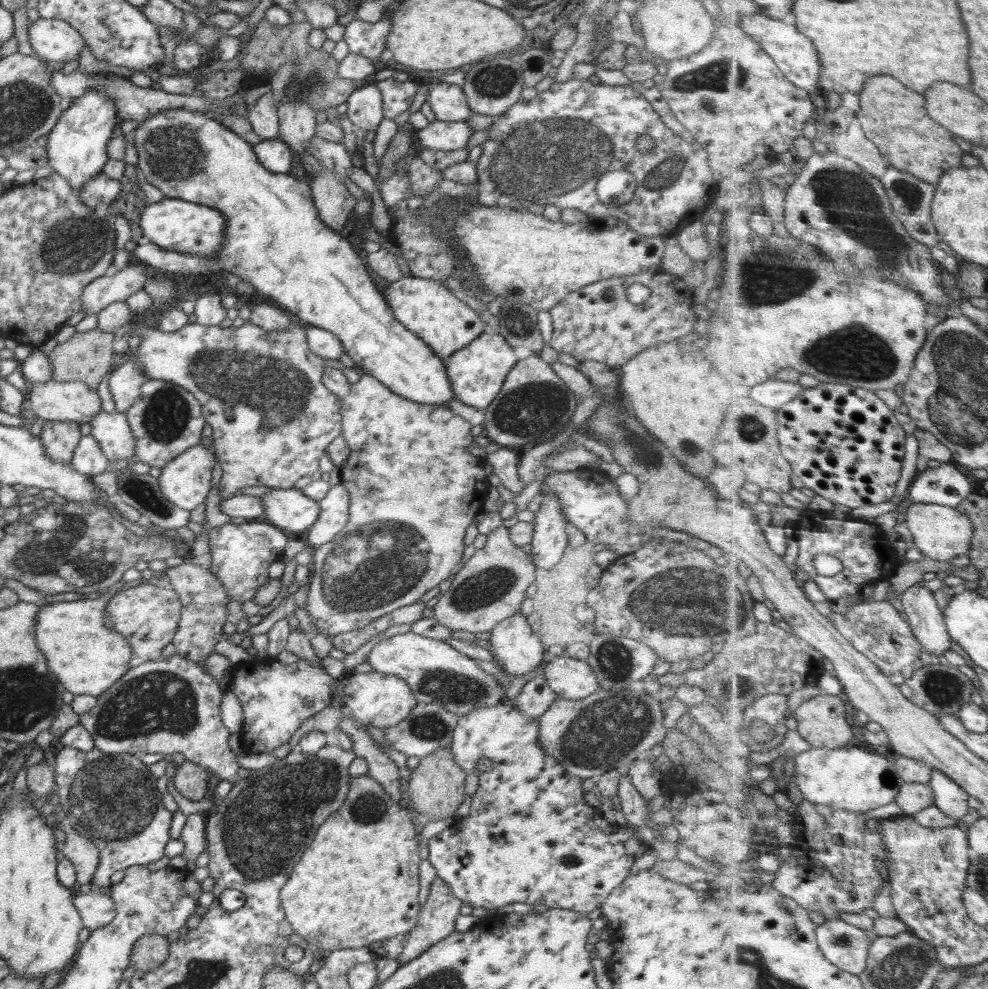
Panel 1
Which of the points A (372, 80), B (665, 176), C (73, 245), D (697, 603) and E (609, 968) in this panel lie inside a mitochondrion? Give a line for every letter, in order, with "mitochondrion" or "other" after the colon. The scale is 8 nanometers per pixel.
A: other
B: mitochondrion
C: mitochondrion
D: mitochondrion
E: other

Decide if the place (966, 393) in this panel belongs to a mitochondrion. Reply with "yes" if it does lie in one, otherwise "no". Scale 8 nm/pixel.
yes

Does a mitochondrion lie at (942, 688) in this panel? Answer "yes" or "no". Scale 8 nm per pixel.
yes

